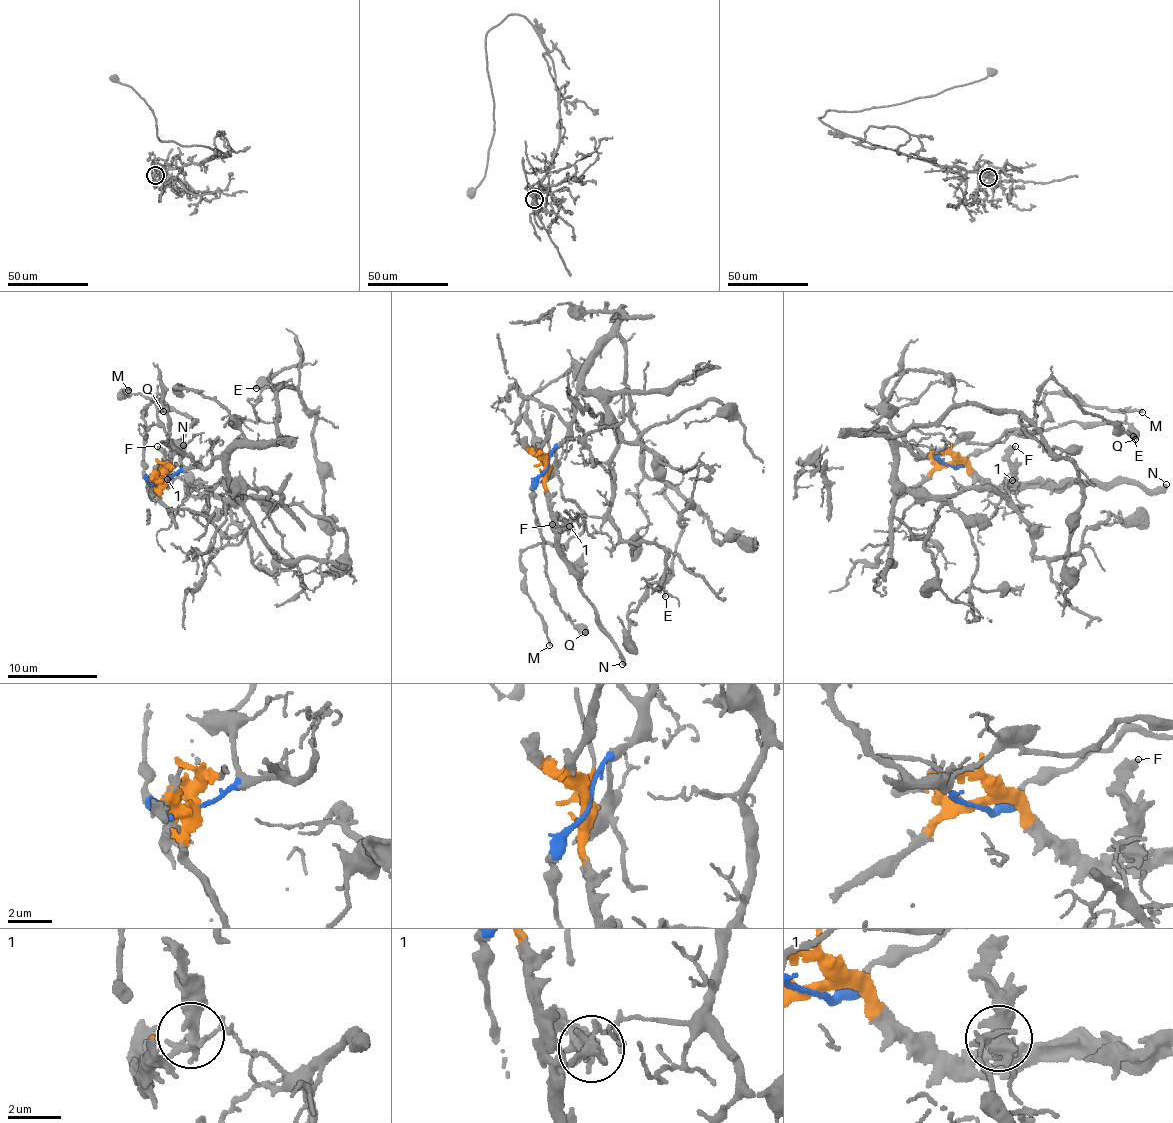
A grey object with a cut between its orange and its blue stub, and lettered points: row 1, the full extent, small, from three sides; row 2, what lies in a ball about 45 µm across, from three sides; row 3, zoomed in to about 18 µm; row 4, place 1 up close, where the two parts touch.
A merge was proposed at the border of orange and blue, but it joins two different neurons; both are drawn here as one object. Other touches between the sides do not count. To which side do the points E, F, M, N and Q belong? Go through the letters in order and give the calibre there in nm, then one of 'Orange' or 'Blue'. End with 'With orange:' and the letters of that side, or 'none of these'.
E: Thickness 170 nm. Blue
F: Thickness 320 nm. Orange
M: Thickness 190 nm. Blue
N: Thickness 320 nm. Orange
Q: Thickness 650 nm. Blue
With orange: F, N

